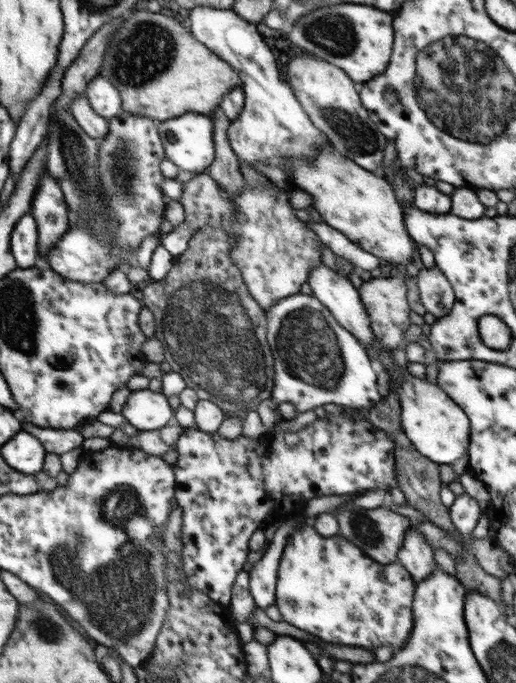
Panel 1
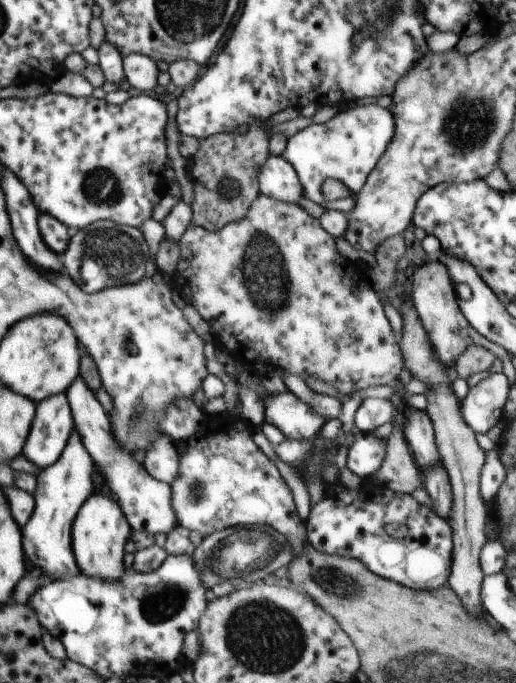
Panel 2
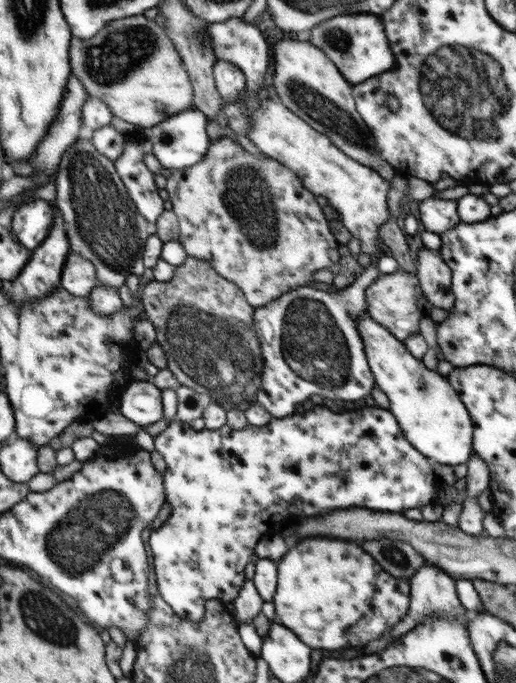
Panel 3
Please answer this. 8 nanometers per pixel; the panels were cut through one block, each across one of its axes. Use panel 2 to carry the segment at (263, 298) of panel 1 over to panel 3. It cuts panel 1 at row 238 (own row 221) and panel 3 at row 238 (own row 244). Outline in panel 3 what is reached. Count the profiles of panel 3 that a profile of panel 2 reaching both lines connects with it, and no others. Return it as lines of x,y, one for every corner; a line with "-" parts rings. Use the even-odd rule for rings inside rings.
224,137
223,139
211,141
202,160
182,170
171,169
171,174
172,176
167,179
165,190
168,191
169,196
168,206
172,208
178,218
179,242
182,248
184,248
186,255
214,265
215,271
220,276
223,276
226,280
233,282
242,289
246,300
254,307
261,307
292,289
303,287
307,282
311,282
311,276
314,272
320,269
331,268
339,262
339,244
334,234
330,231
330,226
328,226
329,221
326,220
326,216
324,216
324,212
322,212
317,198
310,190
304,188
302,180
296,176
294,171
291,171
290,168
285,167
268,155
263,154
261,158
255,157
252,153
246,151
240,143
235,142
229,137

